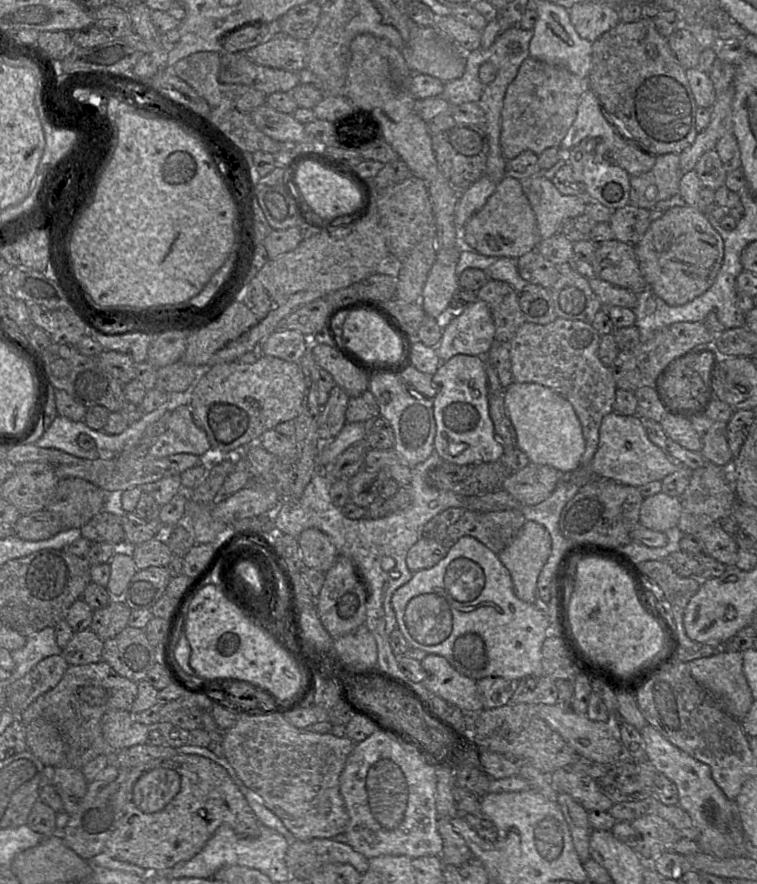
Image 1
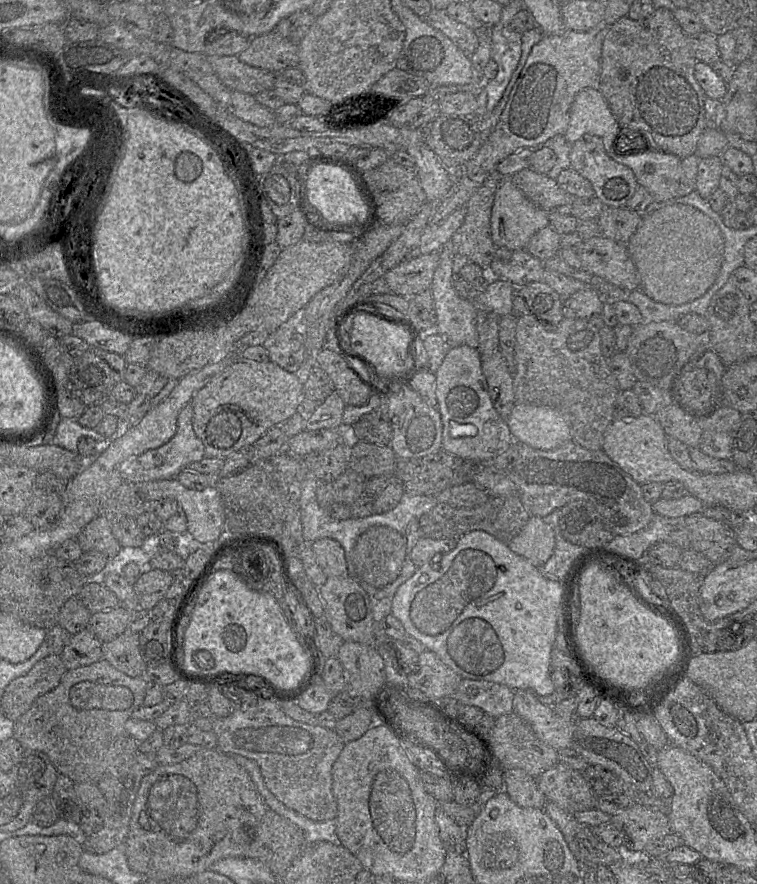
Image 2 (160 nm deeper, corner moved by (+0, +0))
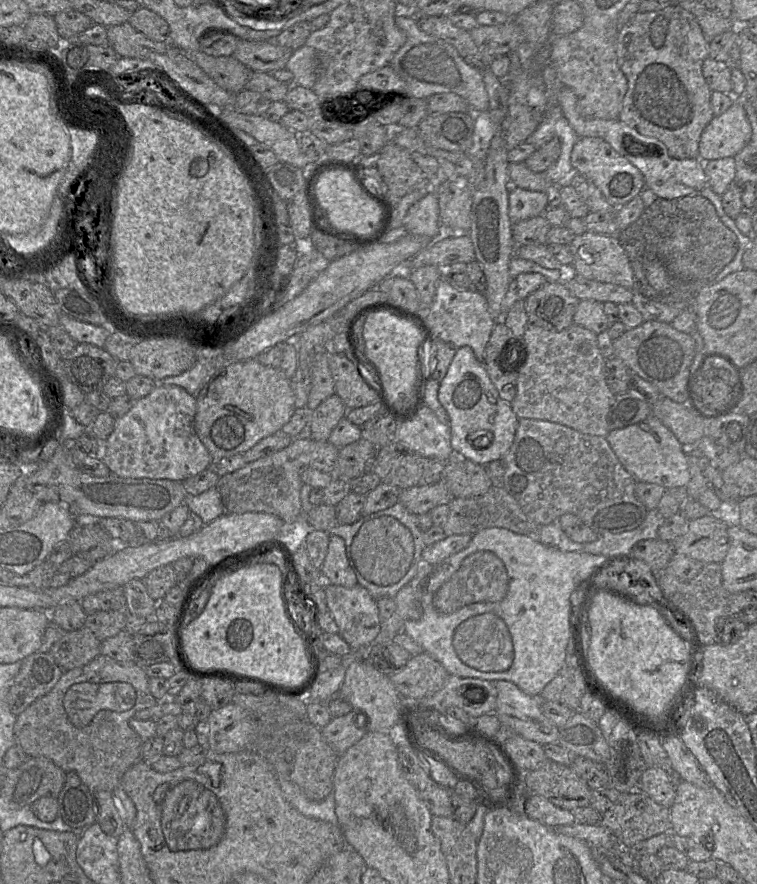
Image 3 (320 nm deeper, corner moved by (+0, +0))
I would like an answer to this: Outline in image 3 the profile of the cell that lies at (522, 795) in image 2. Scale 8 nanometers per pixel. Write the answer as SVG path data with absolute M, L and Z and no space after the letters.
M535 793L527 795L525 813L549 827L570 825L576 822L570 810L558 807L545 797Z

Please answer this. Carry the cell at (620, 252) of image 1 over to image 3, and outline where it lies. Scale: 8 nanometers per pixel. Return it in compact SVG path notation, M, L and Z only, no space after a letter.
M586 231L574 236L569 244L569 249L572 253L571 273L589 280L612 283L630 290L634 289L633 270L617 235L604 235Z

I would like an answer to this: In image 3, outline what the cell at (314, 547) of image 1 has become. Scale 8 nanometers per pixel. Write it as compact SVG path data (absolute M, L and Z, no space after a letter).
M330 535L327 554L320 572L326 583L346 588L357 585L355 573L346 557L345 544L340 537Z

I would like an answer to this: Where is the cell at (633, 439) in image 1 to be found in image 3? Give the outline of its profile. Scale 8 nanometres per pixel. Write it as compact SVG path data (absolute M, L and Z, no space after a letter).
M650 415L646 420L628 427L612 430L606 439L619 462L636 482L657 484L664 489L687 486L690 480L687 448L683 447L674 434L654 416Z

